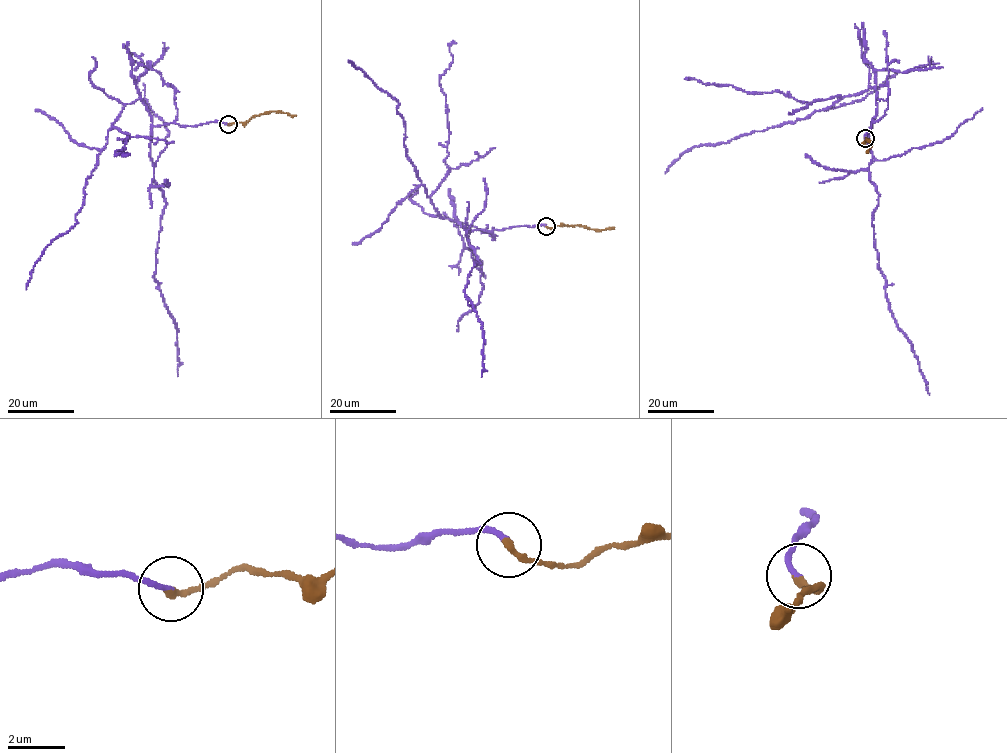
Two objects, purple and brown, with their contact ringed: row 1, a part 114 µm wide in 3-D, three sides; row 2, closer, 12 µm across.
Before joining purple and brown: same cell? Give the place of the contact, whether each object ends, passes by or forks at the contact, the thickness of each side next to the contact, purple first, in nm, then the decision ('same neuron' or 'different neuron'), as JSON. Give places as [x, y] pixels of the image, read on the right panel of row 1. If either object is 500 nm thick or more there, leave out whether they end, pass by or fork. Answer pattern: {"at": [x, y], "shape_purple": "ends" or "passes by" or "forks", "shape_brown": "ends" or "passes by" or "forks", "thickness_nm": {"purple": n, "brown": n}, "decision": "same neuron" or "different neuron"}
{"at": [865, 138], "shape_purple": "ends", "shape_brown": "ends", "thickness_nm": {"purple": 170, "brown": 240}, "decision": "same neuron"}

